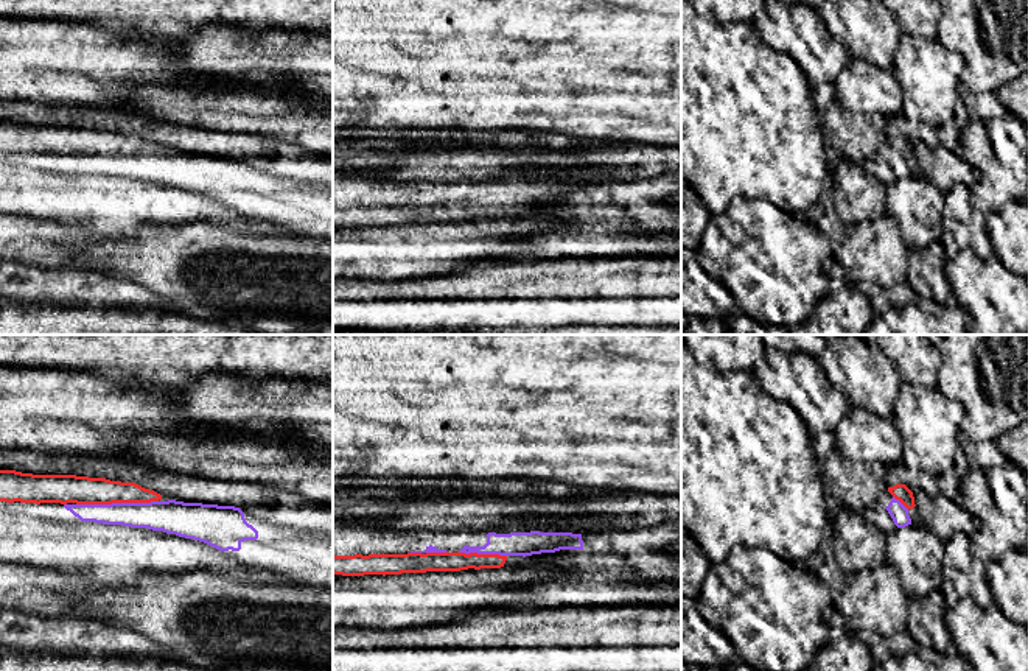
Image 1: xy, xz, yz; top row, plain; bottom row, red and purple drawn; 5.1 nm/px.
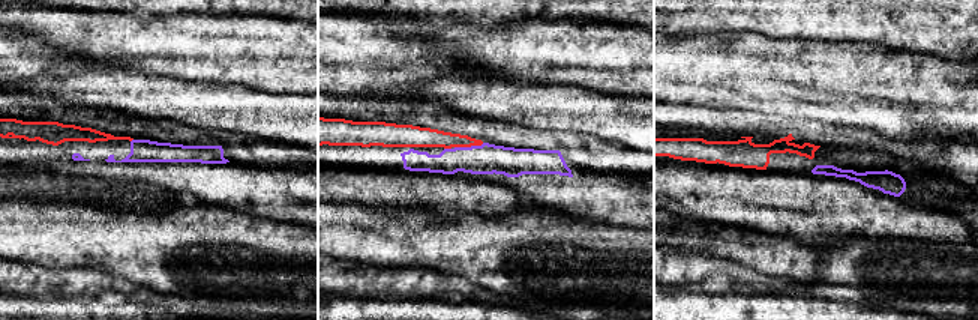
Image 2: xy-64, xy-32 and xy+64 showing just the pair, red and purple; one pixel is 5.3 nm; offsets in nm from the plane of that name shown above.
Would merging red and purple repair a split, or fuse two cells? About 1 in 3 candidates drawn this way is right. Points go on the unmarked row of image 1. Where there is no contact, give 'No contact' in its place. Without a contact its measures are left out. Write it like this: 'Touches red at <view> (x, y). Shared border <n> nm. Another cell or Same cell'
Touches red at xy (117, 153). Shared border 420 nm. Same cell

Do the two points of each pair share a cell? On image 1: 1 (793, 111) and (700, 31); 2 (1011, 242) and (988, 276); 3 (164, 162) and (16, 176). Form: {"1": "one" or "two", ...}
{"1": "one", "2": "two", "3": "two"}

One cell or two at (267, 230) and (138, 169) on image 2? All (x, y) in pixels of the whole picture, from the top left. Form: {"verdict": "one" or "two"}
{"verdict": "two"}

